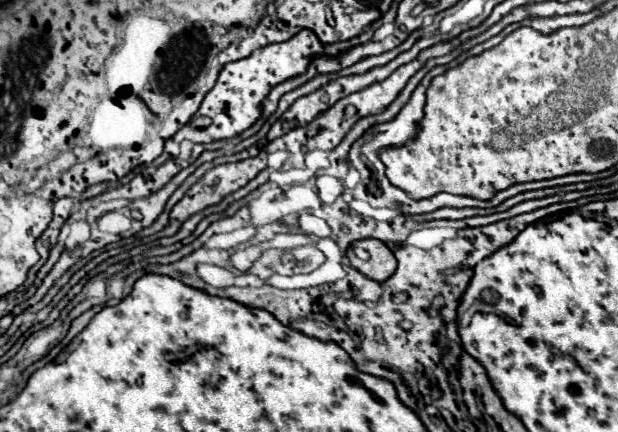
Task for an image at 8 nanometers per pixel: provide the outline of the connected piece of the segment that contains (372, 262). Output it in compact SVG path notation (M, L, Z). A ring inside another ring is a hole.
M367 238L367 240L357 240L349 250L347 250L347 258L351 262L353 268L357 268L361 274L365 274L367 278L371 280L377 280L377 282L383 282L387 278L391 278L395 274L395 268L397 268L397 260L393 256L393 252L387 248L387 244L383 244L381 240L373 240L373 238ZM355 246L361 246L365 248L371 258L367 262L359 260L353 252Z

